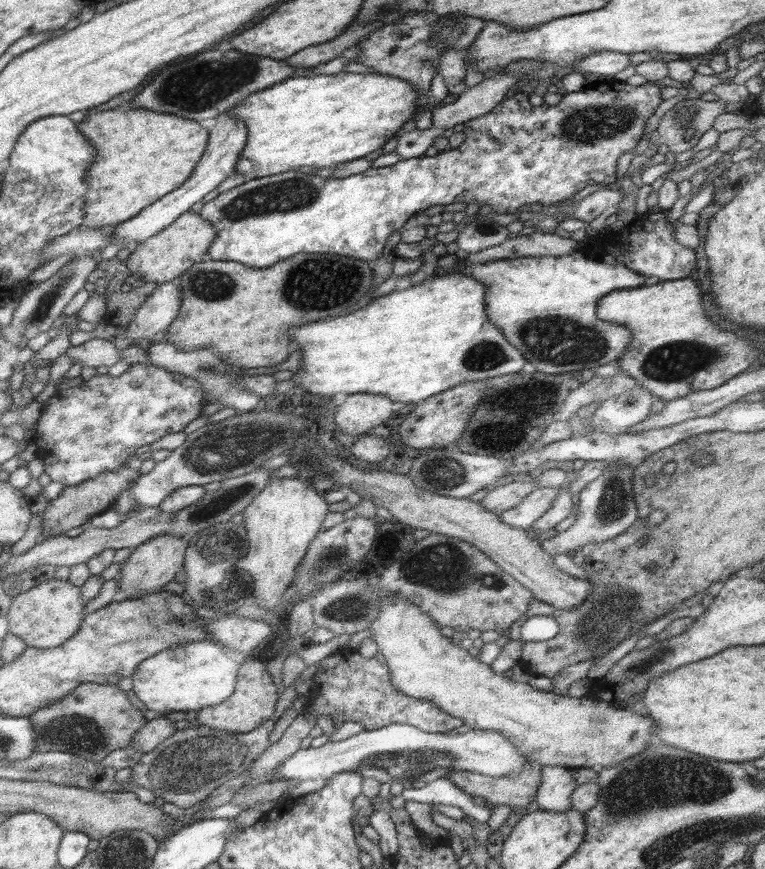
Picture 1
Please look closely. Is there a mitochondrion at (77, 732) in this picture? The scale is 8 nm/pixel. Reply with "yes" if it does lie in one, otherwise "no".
yes

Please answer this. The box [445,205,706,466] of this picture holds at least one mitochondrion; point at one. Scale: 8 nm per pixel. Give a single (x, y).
(577, 345)

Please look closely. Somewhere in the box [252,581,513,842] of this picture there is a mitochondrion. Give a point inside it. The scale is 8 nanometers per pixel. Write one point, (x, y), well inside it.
(406, 761)

